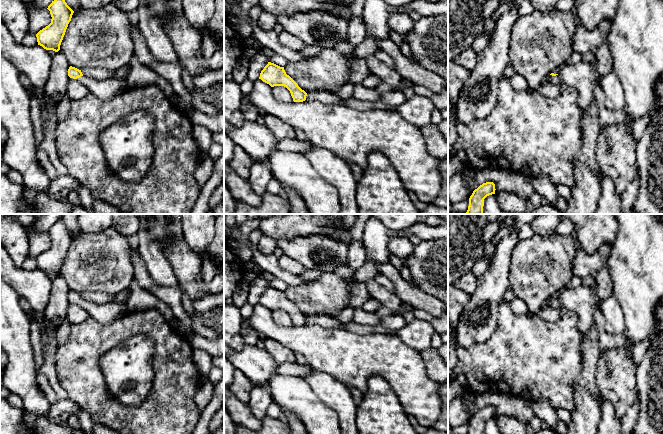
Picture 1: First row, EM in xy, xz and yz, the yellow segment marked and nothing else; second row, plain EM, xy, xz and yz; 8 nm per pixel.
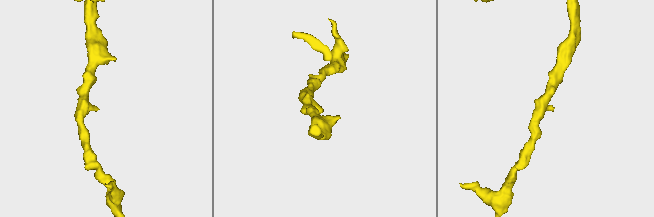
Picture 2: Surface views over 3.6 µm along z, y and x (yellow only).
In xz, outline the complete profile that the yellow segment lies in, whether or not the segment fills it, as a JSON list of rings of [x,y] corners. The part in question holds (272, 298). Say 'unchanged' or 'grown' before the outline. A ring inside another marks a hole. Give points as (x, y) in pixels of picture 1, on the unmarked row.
unchanged | [[[268,286],[261,295],[259,303],[269,308],[271,311],[286,311],[290,315],[294,326],[303,326],[306,324],[307,317],[302,314],[289,299],[286,298],[284,291]]]

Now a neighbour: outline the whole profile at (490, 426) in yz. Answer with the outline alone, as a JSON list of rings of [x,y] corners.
[[[495,418],[489,419],[484,423],[483,434],[502,434]]]

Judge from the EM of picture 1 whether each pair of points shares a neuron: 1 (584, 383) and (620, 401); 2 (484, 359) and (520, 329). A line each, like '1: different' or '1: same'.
1: different
2: same

